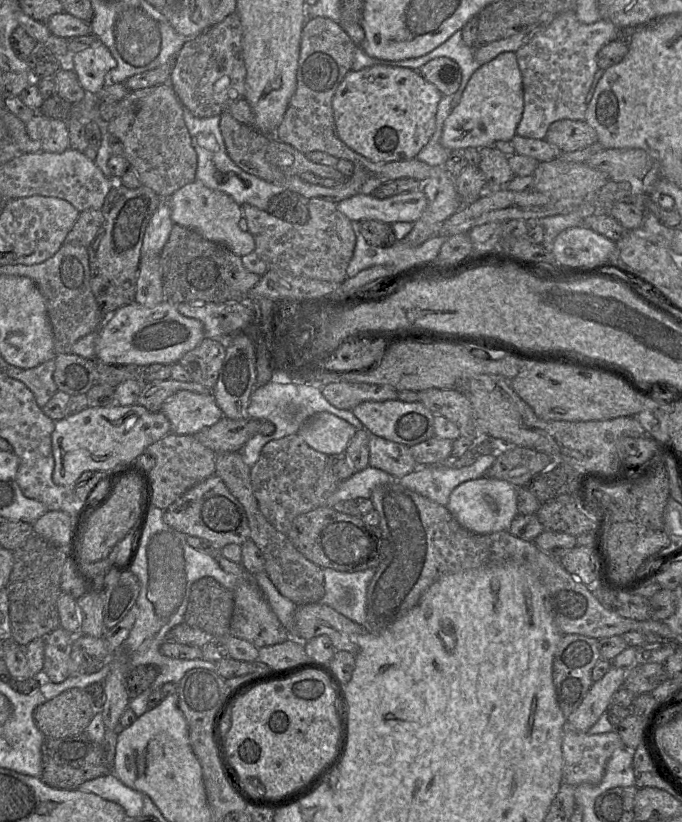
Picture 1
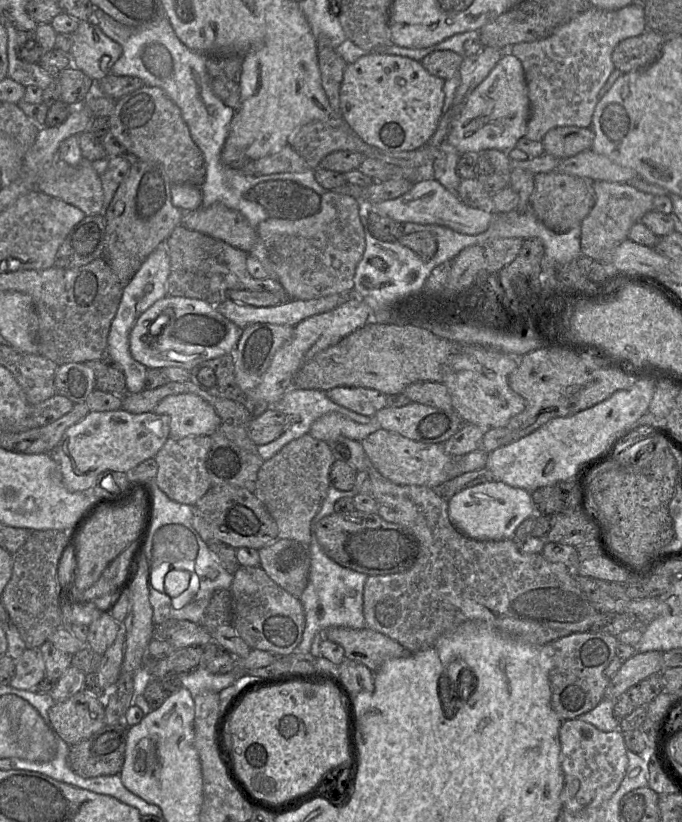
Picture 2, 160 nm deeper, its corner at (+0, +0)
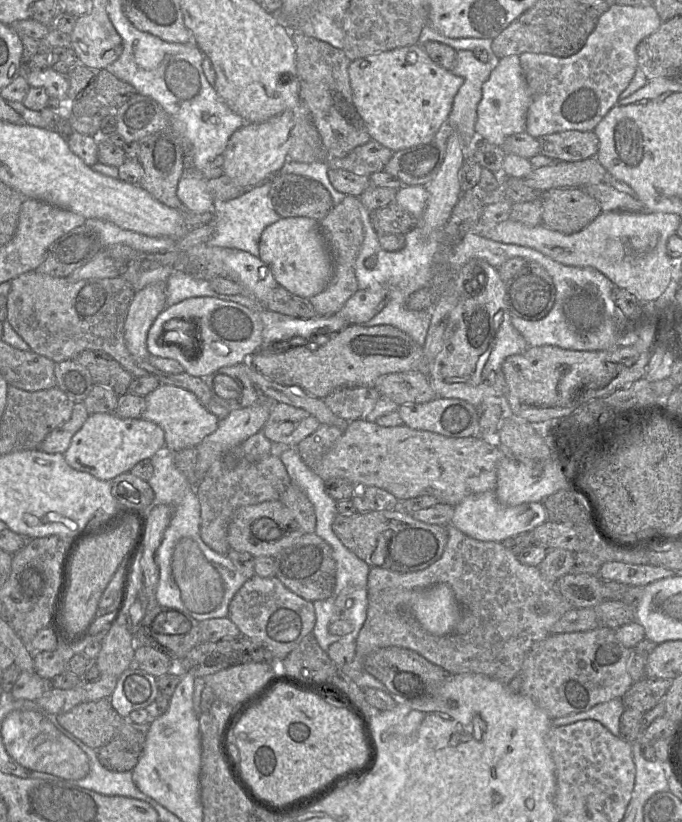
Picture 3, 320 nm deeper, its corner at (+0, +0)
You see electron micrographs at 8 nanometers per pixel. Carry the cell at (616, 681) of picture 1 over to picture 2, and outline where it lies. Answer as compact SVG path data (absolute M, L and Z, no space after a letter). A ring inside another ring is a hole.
M658 651L636 653L624 661L616 675L610 679L603 699L616 701L642 680L654 674L661 674L663 653Z

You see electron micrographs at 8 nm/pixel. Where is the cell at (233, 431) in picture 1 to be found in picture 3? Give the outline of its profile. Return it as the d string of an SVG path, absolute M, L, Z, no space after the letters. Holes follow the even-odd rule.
M273 403L262 432L271 443L296 447L320 425L316 417L303 409L284 403Z

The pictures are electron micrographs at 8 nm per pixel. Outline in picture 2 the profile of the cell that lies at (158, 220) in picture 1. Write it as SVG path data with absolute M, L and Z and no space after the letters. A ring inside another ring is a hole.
M166 242L157 246L145 259L130 282L124 287L117 313L112 320L107 338L107 355L122 369L127 393L144 390L147 367L136 361L130 352L129 336L140 315L156 301L167 296L166 283L170 274L170 258Z

